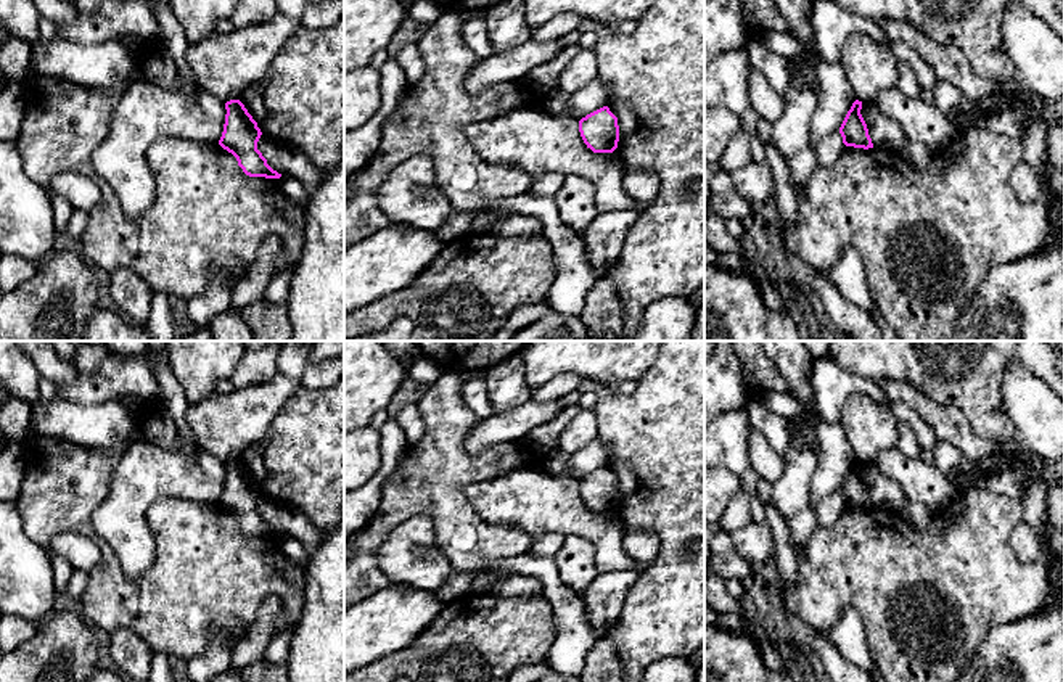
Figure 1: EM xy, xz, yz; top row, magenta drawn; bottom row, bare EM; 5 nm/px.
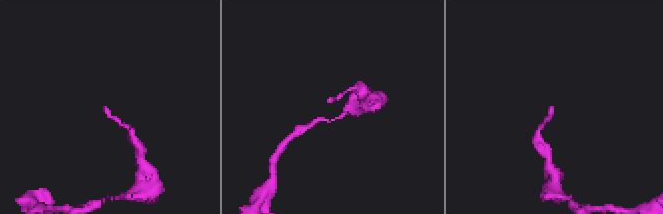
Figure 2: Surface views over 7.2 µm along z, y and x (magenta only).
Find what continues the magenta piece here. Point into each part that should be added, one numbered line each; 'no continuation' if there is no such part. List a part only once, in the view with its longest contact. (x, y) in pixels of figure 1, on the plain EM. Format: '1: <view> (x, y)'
no continuation

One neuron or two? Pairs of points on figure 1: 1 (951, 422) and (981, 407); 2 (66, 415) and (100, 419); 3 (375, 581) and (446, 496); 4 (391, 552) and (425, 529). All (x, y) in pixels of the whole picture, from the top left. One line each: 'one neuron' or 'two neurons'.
1: two neurons
2: one neuron
3: one neuron
4: one neuron

